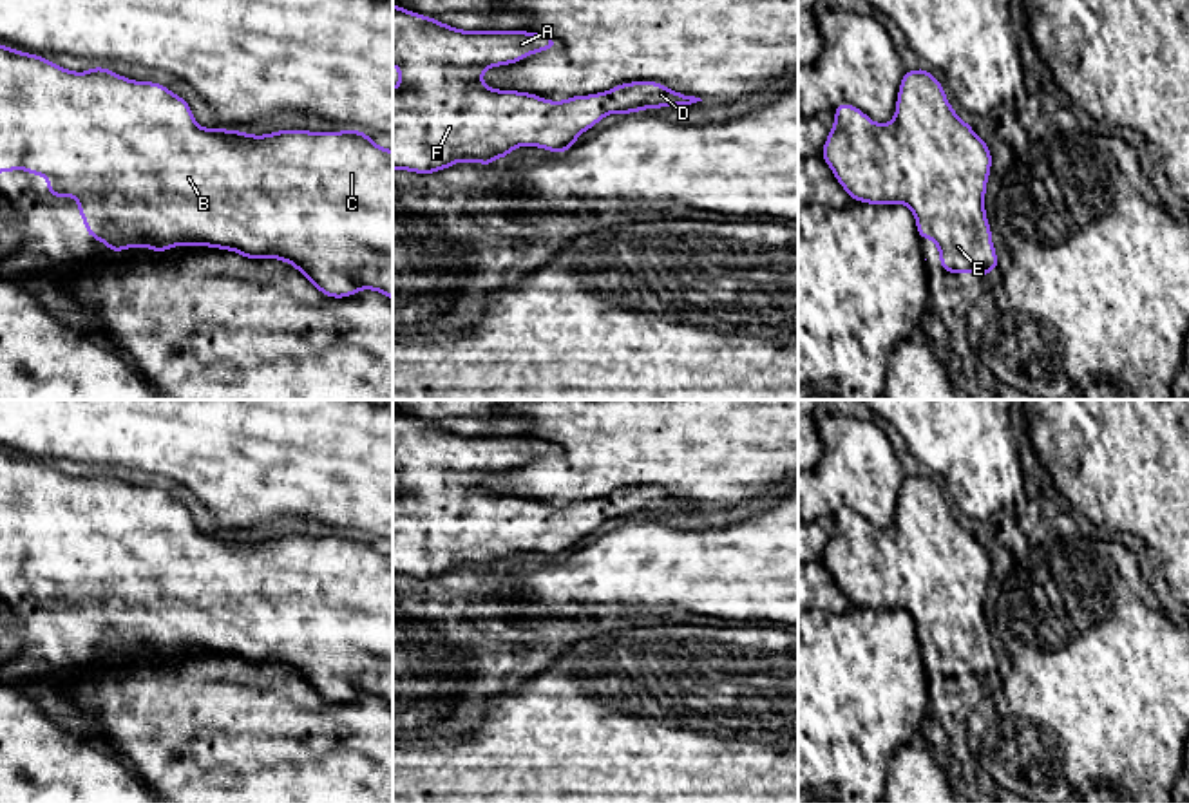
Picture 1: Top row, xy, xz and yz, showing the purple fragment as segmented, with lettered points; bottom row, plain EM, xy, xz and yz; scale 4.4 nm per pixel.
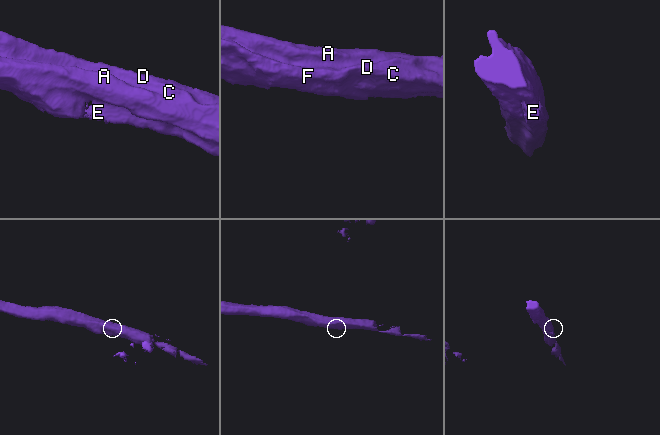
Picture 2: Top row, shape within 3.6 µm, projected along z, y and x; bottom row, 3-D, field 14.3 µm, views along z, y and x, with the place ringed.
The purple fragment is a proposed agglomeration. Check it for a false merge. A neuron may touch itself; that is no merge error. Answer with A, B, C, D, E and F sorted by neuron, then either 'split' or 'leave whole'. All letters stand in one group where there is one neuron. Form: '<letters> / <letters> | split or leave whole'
A B C D E F | leave whole

